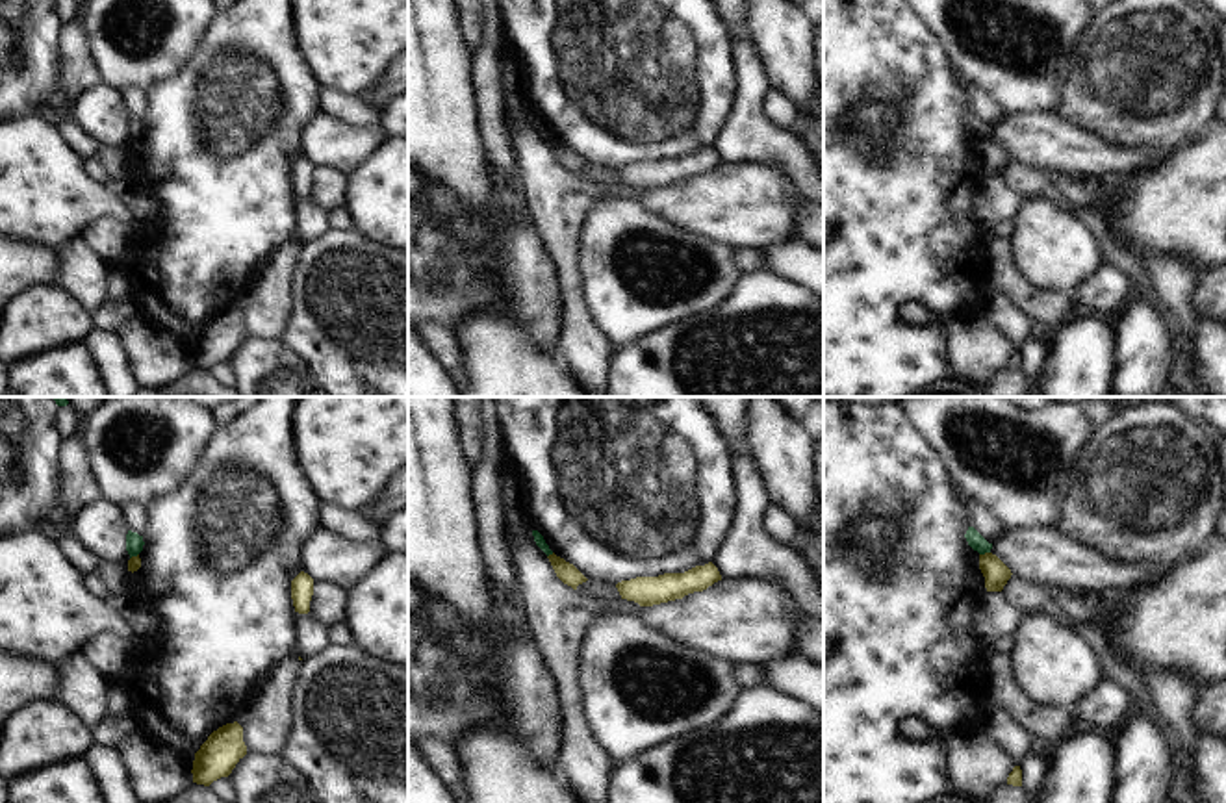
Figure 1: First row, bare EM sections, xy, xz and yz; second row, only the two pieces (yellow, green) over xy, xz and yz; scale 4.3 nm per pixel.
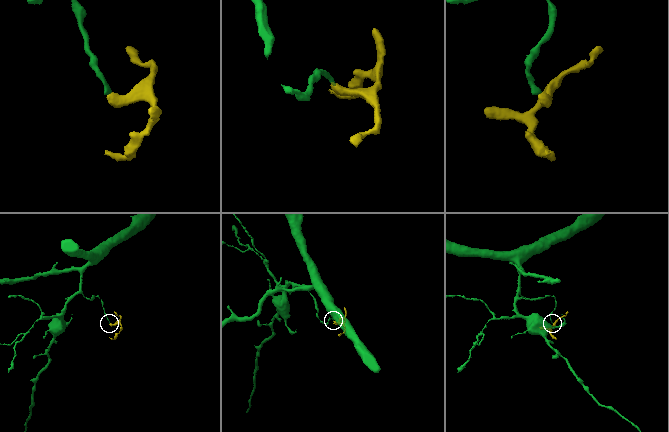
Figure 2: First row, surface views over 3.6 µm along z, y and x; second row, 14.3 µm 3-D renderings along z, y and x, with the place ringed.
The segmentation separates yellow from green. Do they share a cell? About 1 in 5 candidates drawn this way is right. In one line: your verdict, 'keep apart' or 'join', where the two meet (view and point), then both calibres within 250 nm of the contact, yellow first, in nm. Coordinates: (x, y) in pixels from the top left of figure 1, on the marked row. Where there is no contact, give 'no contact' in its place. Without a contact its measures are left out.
keep apart; contact yz (985, 553); calibres 110 and 70 nm

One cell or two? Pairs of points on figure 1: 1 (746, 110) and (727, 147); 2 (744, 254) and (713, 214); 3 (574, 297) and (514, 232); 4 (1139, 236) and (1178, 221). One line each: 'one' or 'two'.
1: one
2: two
3: two
4: one

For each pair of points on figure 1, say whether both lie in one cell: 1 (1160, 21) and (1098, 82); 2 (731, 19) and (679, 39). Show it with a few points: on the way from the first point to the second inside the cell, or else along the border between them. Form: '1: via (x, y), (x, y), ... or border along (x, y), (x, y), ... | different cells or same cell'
1: via (1145, 36), (1113, 67) | same cell
2: border along (716, 19), (729, 38) | different cells

